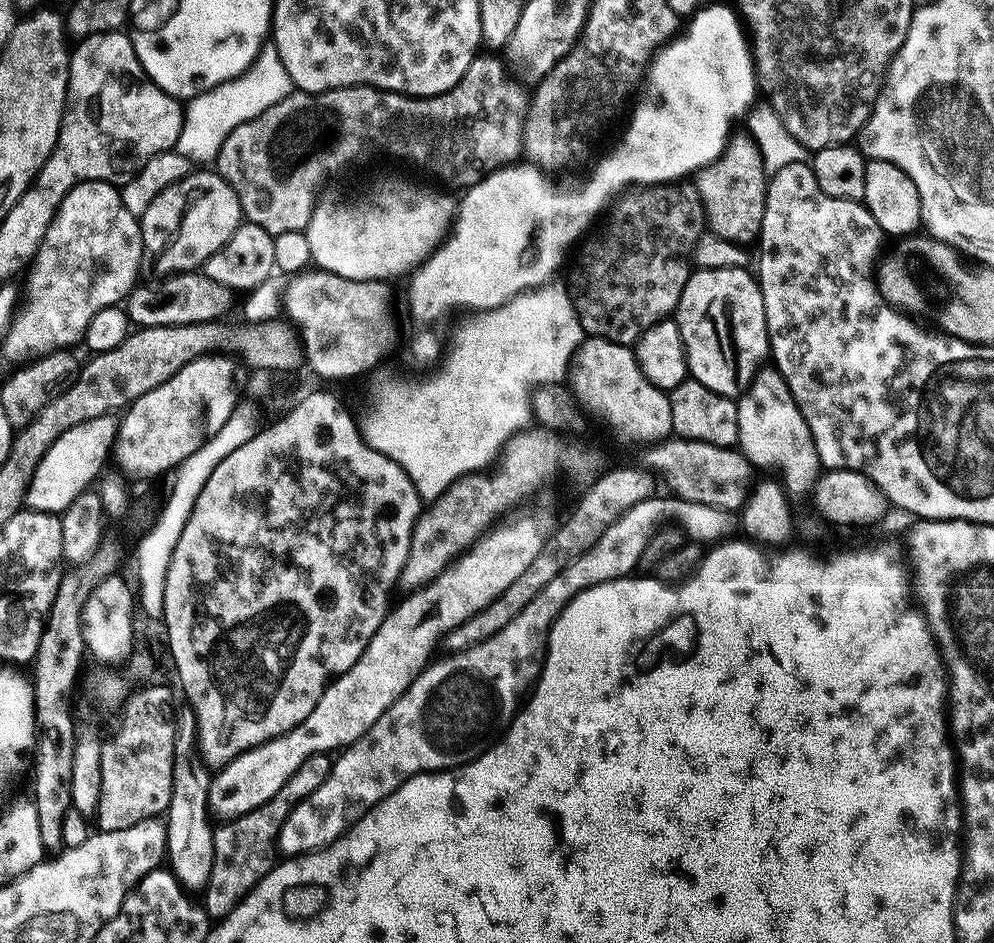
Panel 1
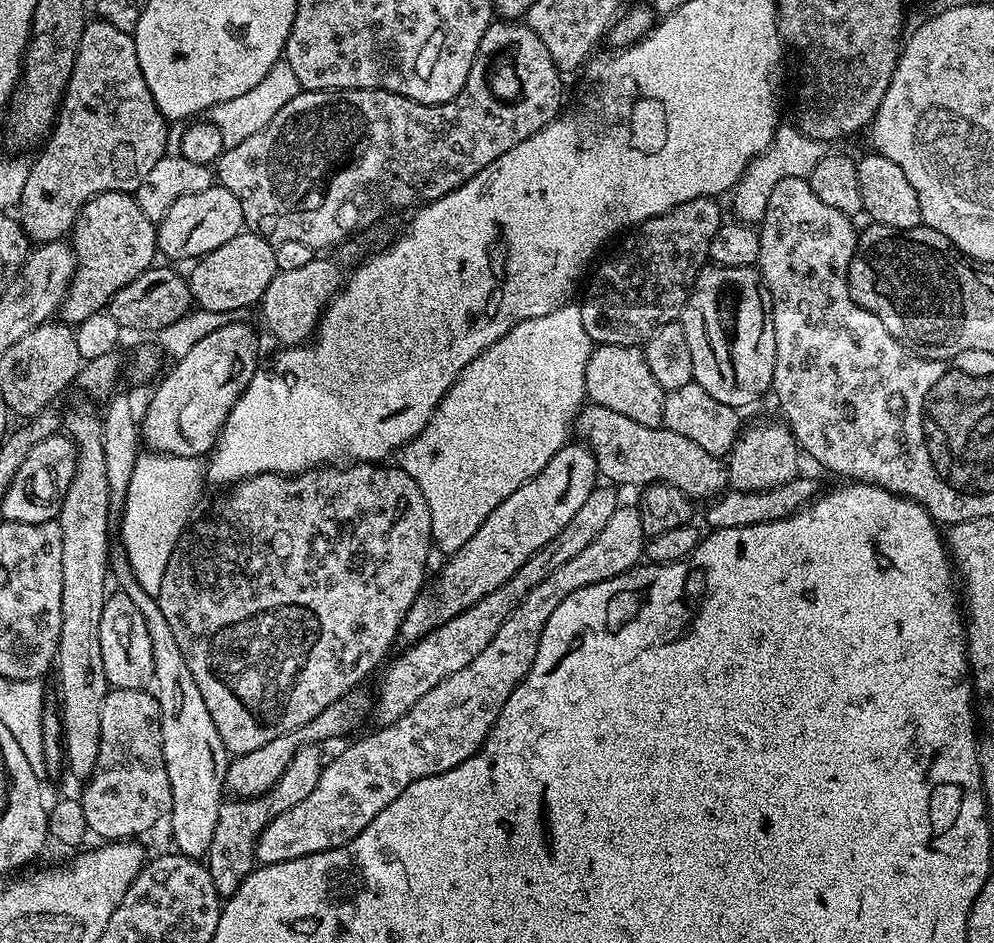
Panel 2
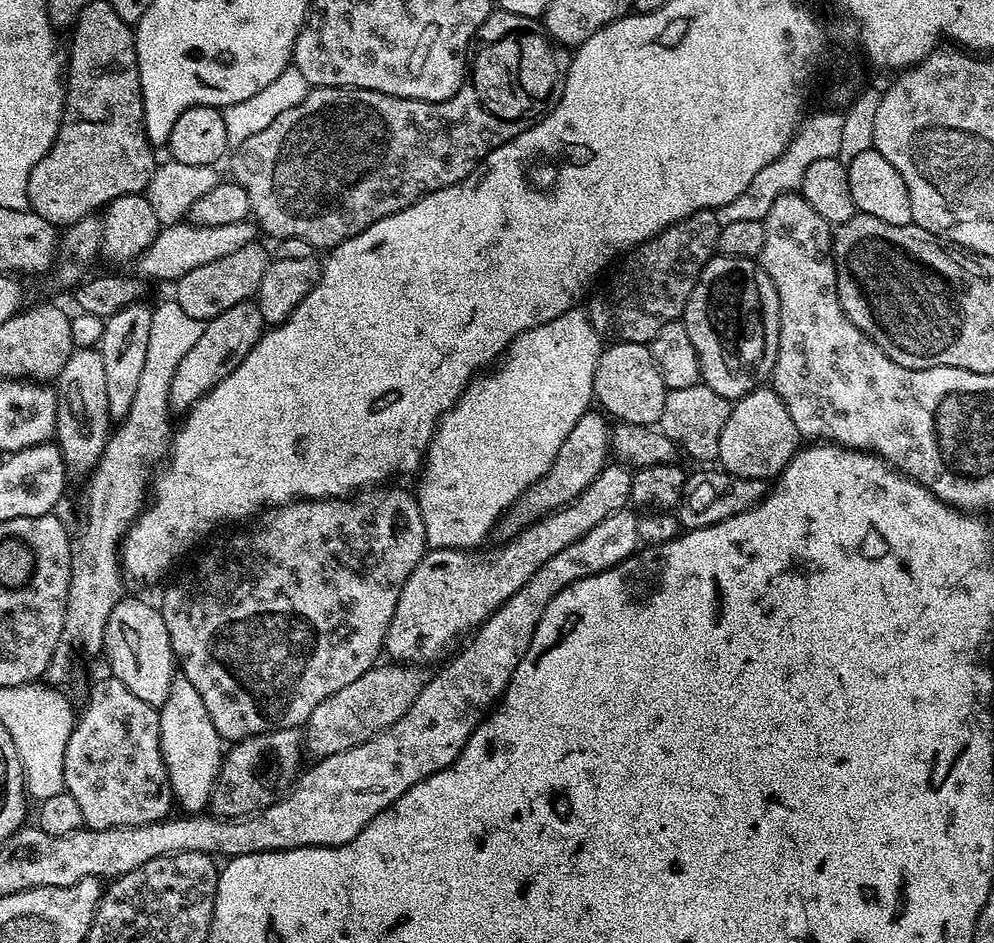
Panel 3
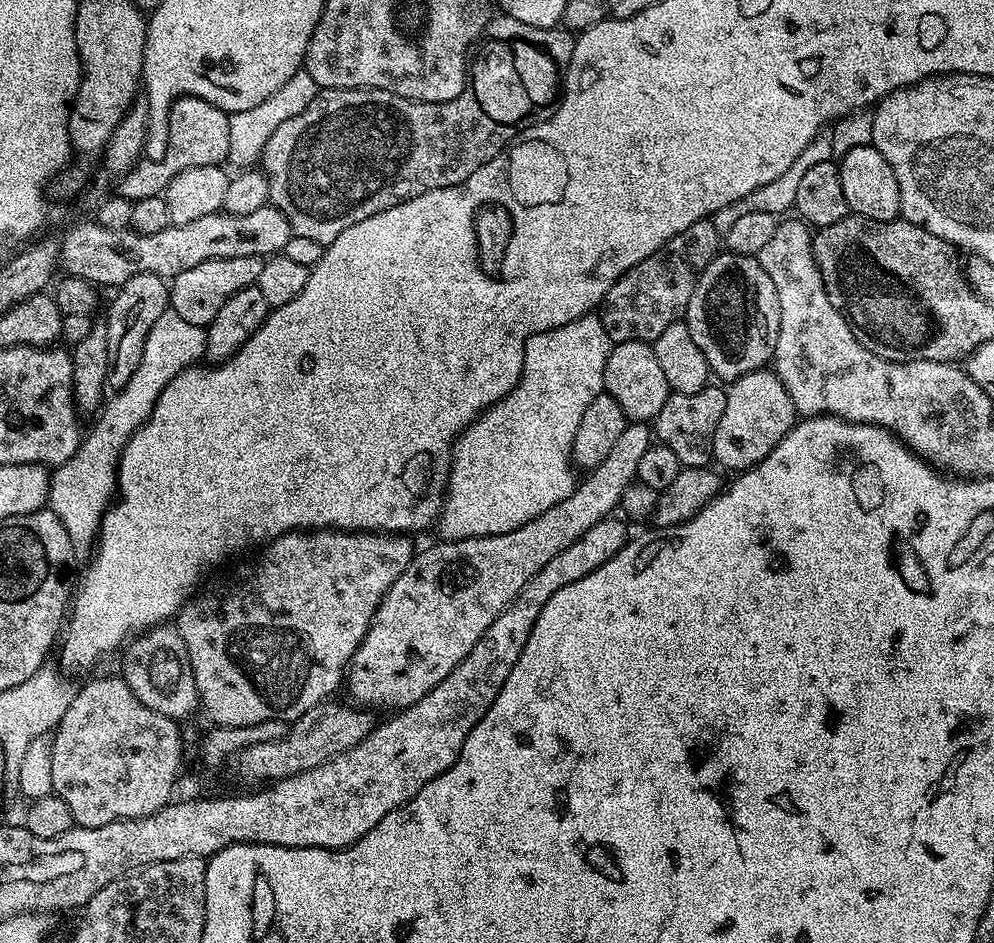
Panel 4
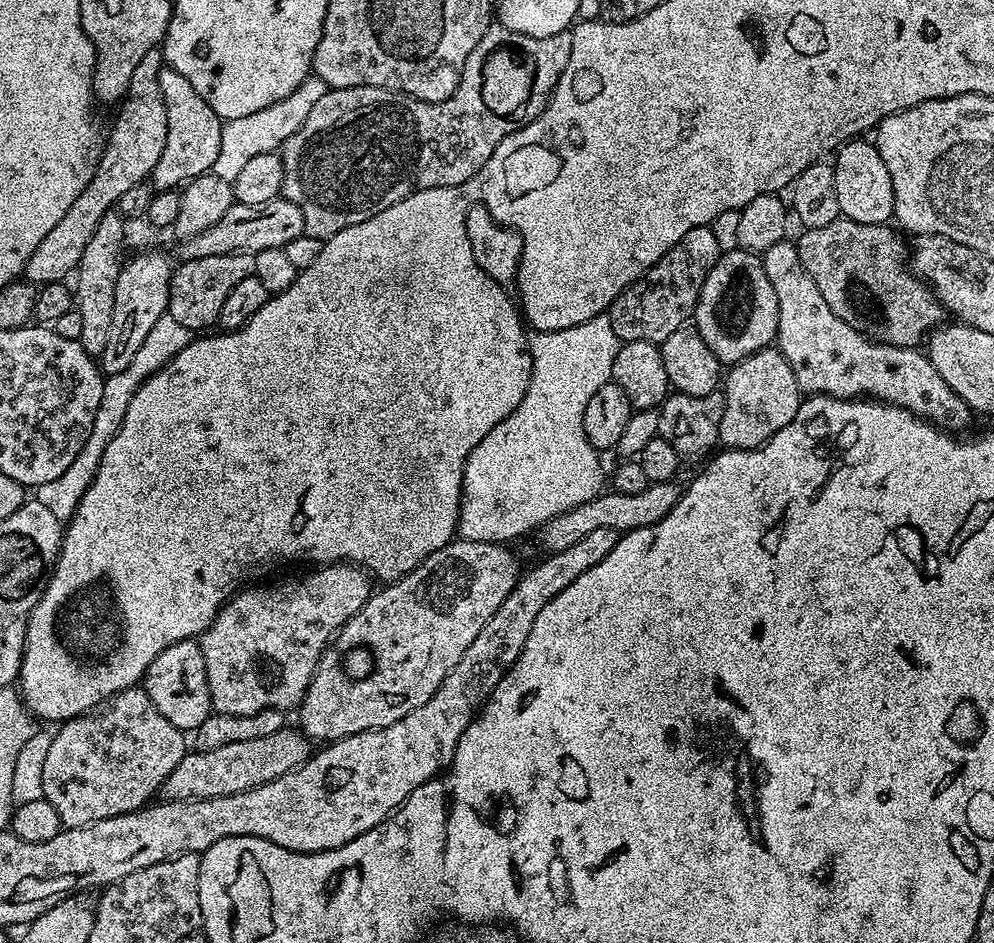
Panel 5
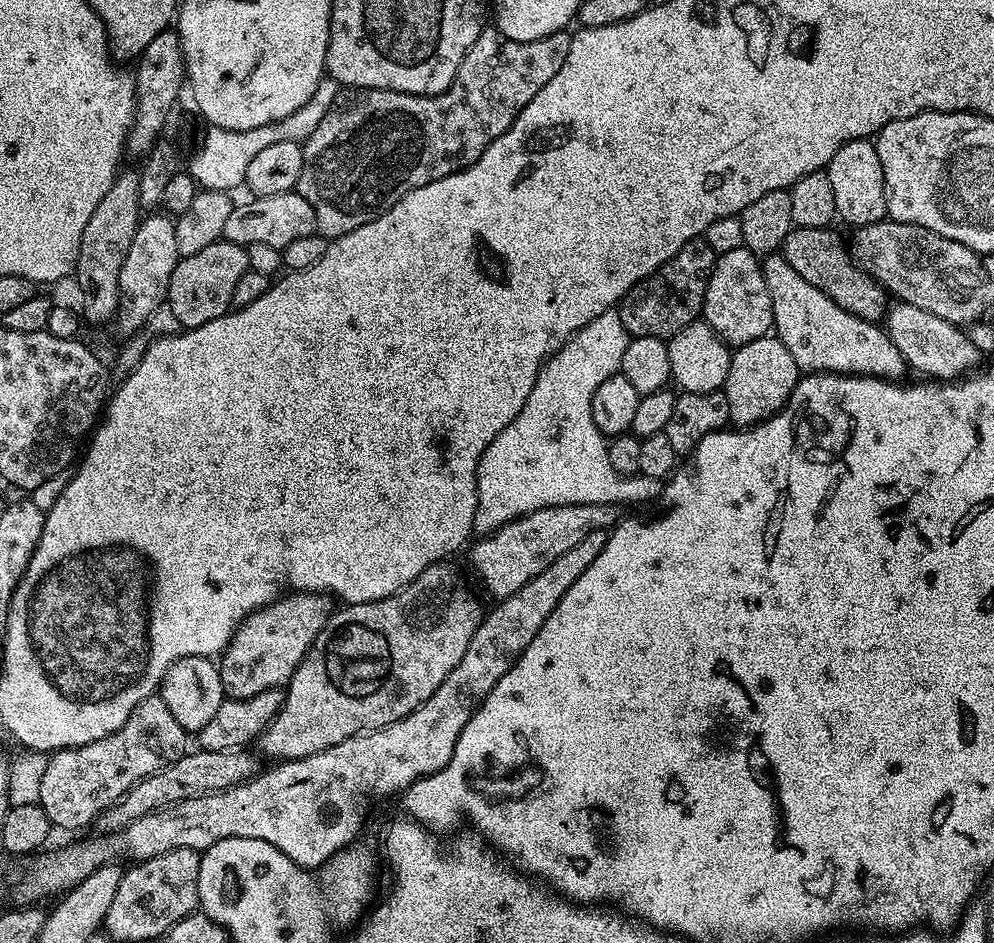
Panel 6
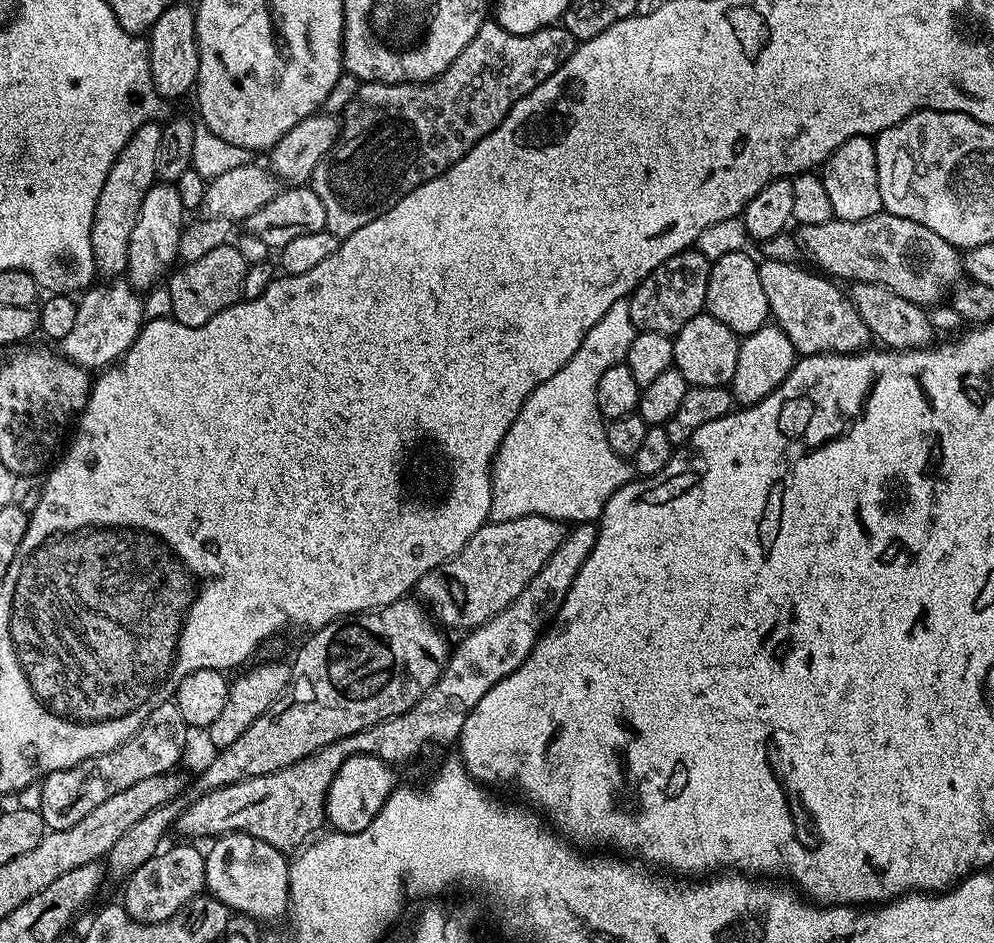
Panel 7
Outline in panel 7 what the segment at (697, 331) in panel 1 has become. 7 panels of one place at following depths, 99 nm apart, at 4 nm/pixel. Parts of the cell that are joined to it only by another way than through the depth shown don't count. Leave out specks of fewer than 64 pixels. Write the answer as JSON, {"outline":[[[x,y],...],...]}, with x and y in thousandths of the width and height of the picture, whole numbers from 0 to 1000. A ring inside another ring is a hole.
{"outline":[[[752,266],[726,269],[726,274],[715,277],[714,299],[710,303],[710,320],[708,321],[710,330],[718,337],[722,337],[722,341],[726,341],[729,346],[734,346],[734,350],[738,350],[741,356],[745,358],[759,354],[767,345],[774,343],[775,339],[771,312],[767,308],[765,280],[762,277],[757,277],[753,270]]]}

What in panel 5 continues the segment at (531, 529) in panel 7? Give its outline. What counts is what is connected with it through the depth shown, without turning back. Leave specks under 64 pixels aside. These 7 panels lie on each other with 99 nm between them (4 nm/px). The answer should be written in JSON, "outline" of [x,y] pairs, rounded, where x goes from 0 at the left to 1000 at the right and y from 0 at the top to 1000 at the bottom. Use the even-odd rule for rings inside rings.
{"outline":[[[680,511],[671,513],[653,512],[646,524],[626,524],[619,520],[609,521],[603,526],[599,526],[594,532],[586,532],[586,537],[577,537],[549,554],[539,561],[537,572],[544,581],[544,586],[554,587],[561,583],[569,583],[572,579],[577,579],[577,575],[582,575],[585,571],[590,571],[597,562],[618,562],[621,566],[627,566],[634,562],[642,562],[646,558],[658,558],[658,554],[666,554],[674,541],[684,531],[685,514]]]}

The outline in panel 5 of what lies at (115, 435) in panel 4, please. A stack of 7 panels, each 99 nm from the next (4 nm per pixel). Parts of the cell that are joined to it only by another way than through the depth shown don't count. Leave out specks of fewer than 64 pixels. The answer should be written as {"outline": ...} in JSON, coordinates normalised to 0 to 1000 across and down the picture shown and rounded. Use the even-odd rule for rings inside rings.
{"outline":[[[167,333],[163,337],[159,337],[159,341],[155,341],[153,349],[147,353],[147,358],[143,362],[143,367],[139,367],[139,372],[136,373],[131,388],[127,388],[127,392],[121,393],[120,397],[105,399],[103,422],[100,423],[94,454],[91,456],[90,463],[87,464],[86,472],[78,478],[74,490],[70,491],[70,494],[58,507],[53,507],[50,511],[35,519],[34,529],[42,532],[42,537],[46,537],[46,541],[50,541],[50,545],[54,545],[54,549],[58,549],[61,554],[71,551],[73,545],[76,544],[76,538],[82,524],[87,524],[91,511],[97,505],[107,473],[111,473],[115,460],[119,460],[119,452],[123,452],[123,443],[127,443],[131,422],[135,422],[135,418],[141,413],[143,405],[147,405],[147,401],[151,401],[159,392],[163,392],[163,388],[167,388],[180,373],[187,371],[187,367],[194,359],[194,349],[183,346],[183,341],[179,341],[174,335]]]}

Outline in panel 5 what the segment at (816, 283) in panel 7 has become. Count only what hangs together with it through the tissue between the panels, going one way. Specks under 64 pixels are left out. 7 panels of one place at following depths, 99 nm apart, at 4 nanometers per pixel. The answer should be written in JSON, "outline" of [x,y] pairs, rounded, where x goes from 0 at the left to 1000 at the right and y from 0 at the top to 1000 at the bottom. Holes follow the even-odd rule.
{"outline":[[[790,252],[775,261],[767,269],[771,295],[775,295],[775,303],[779,303],[779,312],[783,312],[783,350],[780,364],[786,375],[795,384],[795,392],[799,392],[799,401],[803,401],[803,409],[806,417],[813,420],[842,420],[848,424],[862,422],[876,422],[890,428],[898,428],[904,433],[910,433],[912,437],[919,437],[927,445],[941,450],[943,454],[962,456],[958,454],[970,454],[980,442],[979,434],[973,426],[964,422],[952,405],[948,405],[948,397],[940,392],[933,376],[922,369],[902,369],[891,371],[890,366],[881,365],[873,361],[859,346],[847,341],[839,329],[827,316],[823,303],[819,303],[819,295],[811,291],[807,278],[803,274],[803,265],[796,253]]]}

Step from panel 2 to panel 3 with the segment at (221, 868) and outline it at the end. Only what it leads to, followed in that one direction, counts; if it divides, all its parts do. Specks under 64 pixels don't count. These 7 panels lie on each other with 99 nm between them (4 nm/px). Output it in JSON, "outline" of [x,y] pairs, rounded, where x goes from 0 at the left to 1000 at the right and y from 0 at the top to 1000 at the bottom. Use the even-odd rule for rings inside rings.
{"outline":[[[282,772],[279,776],[265,776],[246,785],[236,786],[233,793],[224,799],[221,807],[221,820],[217,823],[217,832],[213,839],[211,857],[222,867],[248,867],[258,864],[266,857],[284,847],[287,840],[298,830],[303,818],[302,805],[308,802],[306,778],[302,772]]]}

